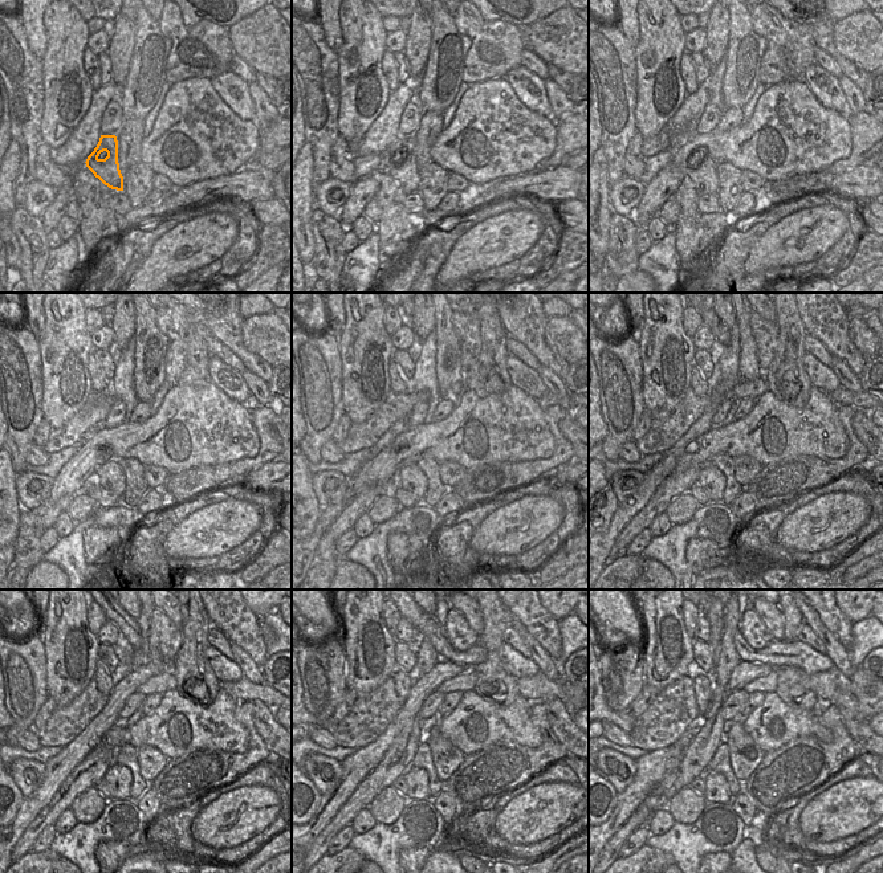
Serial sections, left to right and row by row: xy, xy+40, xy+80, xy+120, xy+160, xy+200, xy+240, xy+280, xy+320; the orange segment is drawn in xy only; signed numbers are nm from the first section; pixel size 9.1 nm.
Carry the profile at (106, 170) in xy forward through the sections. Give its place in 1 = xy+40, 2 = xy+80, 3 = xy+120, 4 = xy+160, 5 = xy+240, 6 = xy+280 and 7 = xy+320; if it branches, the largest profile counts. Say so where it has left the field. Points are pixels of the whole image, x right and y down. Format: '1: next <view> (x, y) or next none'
1: next xy+40 (406, 175)
2: next xy+80 (704, 179)
3: next xy+120 (110, 476)
4: next xy+160 (410, 477)
5: next xy+240 (118, 776)
6: next xy+280 (416, 779)
7: next xy+320 (715, 786)

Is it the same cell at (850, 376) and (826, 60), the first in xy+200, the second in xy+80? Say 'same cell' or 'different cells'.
different cells

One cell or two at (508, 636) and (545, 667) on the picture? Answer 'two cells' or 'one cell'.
two cells

